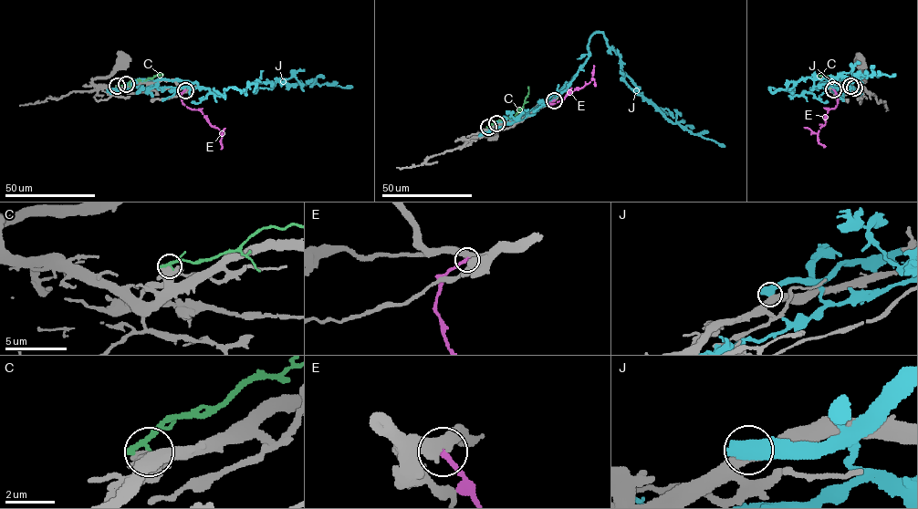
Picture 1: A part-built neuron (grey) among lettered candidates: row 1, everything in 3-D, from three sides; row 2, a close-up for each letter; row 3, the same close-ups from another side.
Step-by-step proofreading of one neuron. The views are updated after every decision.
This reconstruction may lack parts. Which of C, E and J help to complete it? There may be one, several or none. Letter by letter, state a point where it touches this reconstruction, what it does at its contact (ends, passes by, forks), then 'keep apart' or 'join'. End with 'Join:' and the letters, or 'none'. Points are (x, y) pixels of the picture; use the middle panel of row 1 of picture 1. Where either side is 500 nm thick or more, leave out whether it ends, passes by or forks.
C: meets grey at (488, 127); keep apart
E: meets grey at (554, 100); it ends there; keep apart
J: meets grey at (496, 123); keep apart
Join: none

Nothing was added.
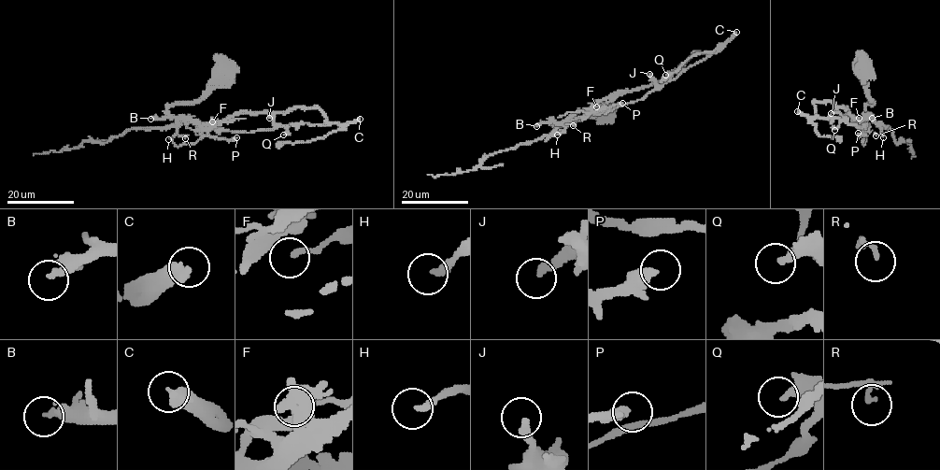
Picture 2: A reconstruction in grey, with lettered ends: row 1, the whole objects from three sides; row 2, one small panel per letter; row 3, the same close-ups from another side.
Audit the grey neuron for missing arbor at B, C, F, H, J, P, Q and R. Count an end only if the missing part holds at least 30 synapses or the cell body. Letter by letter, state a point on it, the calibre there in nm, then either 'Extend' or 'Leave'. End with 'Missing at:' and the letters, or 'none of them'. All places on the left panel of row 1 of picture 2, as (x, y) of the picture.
B: Place: (150, 119). Thickness 320 nm. Extend
C: Place: (360, 119). Thickness 480 nm. Extend
F: Place: (212, 121). Thickness 150 nm. Leave
H: Place: (168, 139). Thickness 240 nm. Leave
J: Place: (269, 118). Thickness 280 nm. Leave
P: Place: (236, 137). Thickness 400 nm. Leave
Q: Place: (283, 135). Thickness 280 nm. Leave
R: Place: (185, 138). Thickness 100 nm. Leave
Missing at: B, C

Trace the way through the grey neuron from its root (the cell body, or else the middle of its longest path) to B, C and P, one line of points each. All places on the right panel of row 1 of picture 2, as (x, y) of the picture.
B: (861, 68), (864, 89), (873, 103), (865, 106), (865, 112), (872, 118)
C: (861, 68), (864, 89), (873, 103), (865, 106), (870, 115), (861, 123), (867, 125), (797, 111)
P: (861, 68), (864, 89), (873, 103), (865, 106), (870, 115), (861, 125), (864, 133), (860, 135), (858, 133)

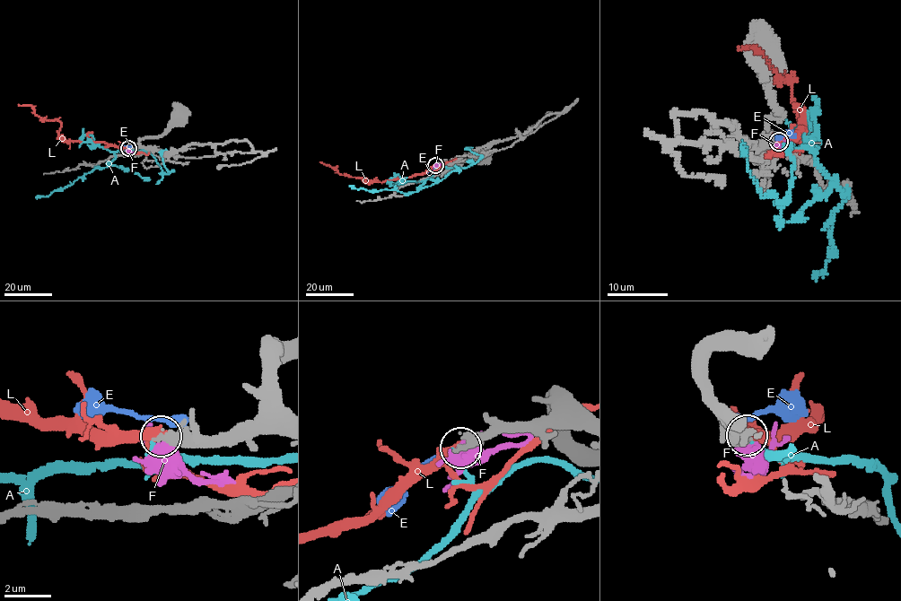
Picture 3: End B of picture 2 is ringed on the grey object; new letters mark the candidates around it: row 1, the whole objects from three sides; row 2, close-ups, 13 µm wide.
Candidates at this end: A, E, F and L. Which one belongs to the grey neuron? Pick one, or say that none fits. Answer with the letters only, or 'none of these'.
L

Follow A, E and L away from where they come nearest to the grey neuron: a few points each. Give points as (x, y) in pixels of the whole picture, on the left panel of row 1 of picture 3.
A: (127, 148), (128, 150), (118, 151), (105, 168), (94, 168), (71, 185), (54, 190), (49, 195), (35, 198)
E: (130, 147), (119, 144)
L: (128, 148), (63, 141), (58, 136), (57, 120), (45, 119), (30, 106), (18, 104)

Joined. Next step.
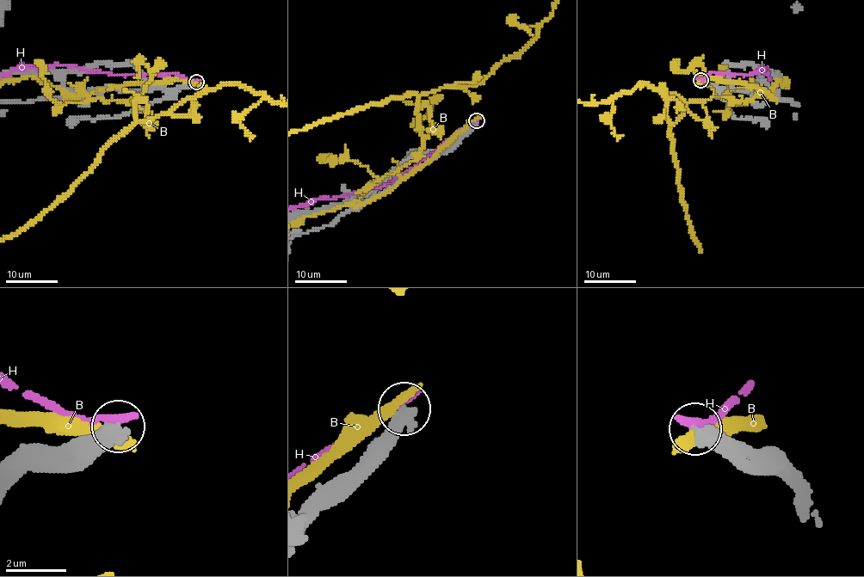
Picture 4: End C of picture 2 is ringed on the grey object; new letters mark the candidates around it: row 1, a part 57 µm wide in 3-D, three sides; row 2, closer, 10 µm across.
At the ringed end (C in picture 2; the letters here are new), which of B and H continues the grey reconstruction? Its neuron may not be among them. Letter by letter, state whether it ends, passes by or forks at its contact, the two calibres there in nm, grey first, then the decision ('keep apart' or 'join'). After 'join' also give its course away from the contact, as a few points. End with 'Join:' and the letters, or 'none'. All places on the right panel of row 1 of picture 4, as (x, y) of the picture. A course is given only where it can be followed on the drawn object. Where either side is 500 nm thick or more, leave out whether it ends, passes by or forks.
B: 600/360 nm | keep apart
H: 550/320 nm | keep apart
Join: none

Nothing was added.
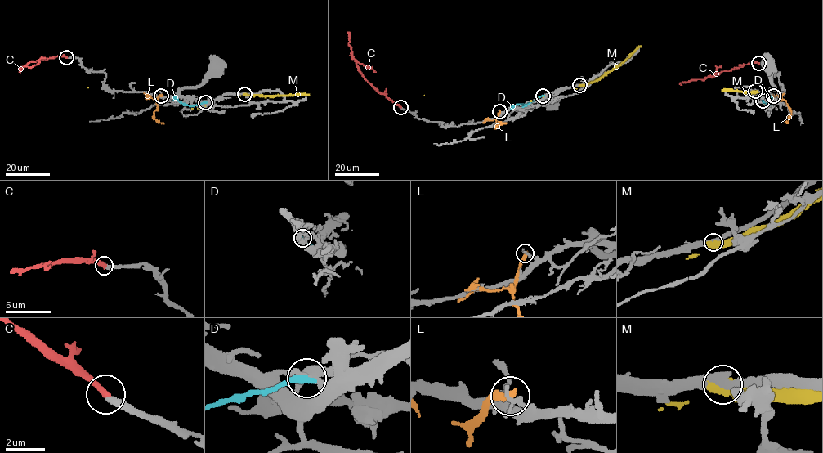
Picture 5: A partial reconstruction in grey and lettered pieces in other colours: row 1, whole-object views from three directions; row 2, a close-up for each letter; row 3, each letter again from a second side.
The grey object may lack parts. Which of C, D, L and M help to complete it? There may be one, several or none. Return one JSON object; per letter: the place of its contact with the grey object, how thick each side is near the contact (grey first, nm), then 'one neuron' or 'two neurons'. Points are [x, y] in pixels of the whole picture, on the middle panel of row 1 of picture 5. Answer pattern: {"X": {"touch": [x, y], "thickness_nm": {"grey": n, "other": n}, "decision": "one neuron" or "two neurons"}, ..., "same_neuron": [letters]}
{"C": {"touch": [400, 107], "thickness_nm": {"grey": 360, "other": 360}, "decision": "one neuron"}, "D": {"touch": [543, 96], "thickness_nm": {"grey": 240, "other": 280}, "decision": "two neurons"}, "L": {"touch": [499, 111], "thickness_nm": {"grey": 320, "other": 400}, "decision": "two neurons"}, "M": {"touch": [579, 85], "thickness_nm": {"grey": 380, "other": 800}, "decision": "two neurons"}, "same_neuron": ["C"]}

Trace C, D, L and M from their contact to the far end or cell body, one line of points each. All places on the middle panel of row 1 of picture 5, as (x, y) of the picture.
C: (400, 107), (364, 78), (352, 56), (347, 32)
D: (543, 96), (525, 104), (516, 104), (511, 109)
L: (499, 111), (496, 128), (506, 123)
M: (580, 85), (574, 89), (531, 100), (424, 95)

